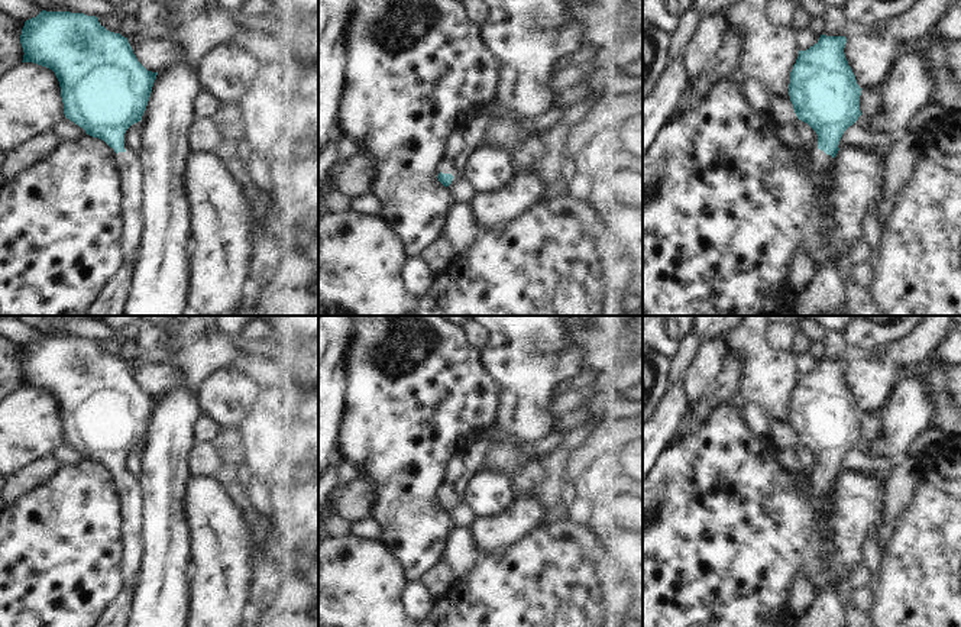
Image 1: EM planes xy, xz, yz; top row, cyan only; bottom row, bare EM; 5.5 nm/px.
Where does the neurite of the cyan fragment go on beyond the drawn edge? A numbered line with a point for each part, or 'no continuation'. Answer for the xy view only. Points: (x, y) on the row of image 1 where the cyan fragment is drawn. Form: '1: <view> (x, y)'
1: xy (110, 301)

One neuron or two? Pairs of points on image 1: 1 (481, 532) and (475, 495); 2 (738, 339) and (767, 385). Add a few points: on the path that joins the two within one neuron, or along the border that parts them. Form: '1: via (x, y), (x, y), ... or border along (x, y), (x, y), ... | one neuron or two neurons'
1: border along (510, 504), (495, 514), (475, 519) | two neurons
2: via (750, 351), (760, 361), (766, 374) | one neuron

